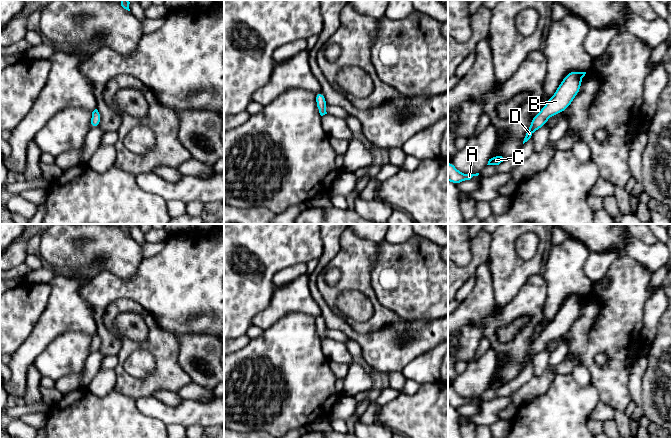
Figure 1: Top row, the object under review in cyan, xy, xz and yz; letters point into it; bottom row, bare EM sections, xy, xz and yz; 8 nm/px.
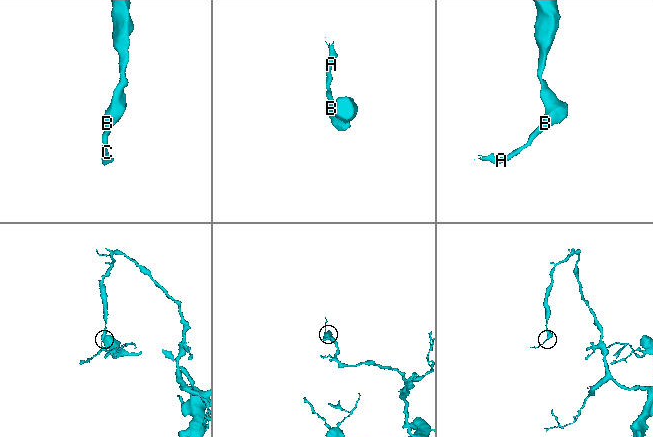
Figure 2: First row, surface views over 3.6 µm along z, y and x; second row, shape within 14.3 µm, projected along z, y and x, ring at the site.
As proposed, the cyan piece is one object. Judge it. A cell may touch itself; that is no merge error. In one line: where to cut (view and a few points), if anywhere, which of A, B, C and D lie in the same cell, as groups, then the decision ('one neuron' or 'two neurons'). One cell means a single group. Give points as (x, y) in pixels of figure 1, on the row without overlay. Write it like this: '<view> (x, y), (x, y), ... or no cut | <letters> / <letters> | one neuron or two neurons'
no cut | A B C D | one neuron

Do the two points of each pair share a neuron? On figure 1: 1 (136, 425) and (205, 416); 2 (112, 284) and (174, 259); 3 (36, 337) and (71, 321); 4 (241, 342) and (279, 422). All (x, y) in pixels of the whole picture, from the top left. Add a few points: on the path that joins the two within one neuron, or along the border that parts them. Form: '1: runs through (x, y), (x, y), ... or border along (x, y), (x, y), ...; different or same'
1: border along (141, 412), (156, 417), (167, 425); different
2: runs through (127, 286), (147, 286), (159, 274); same
3: runs through (45, 331), (55, 321), (62, 321); same
4: border along (251, 339), (244, 347), (234, 352); different

